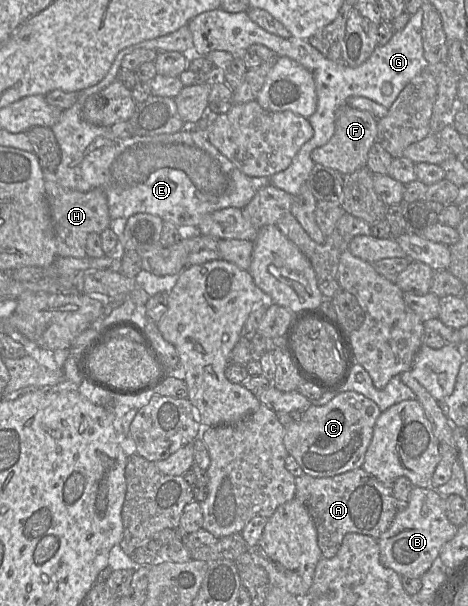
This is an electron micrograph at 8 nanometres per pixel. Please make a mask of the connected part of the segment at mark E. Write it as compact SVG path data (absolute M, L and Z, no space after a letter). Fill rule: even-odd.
M184 25L168 35L133 44L117 54L107 75L100 82L76 92L77 101L75 104L64 110L60 119L50 127L61 151L61 162L54 172L61 186L79 192L88 192L96 188L103 190L107 196L111 220L128 219L138 213L147 213L173 223L185 233L187 229L197 229L202 217L208 213L225 208L242 210L261 188L270 185L269 177L250 177L243 174L209 142L207 135L199 134L191 128L184 128L180 132L172 134L132 136L122 139L115 136L110 127L96 126L83 119L82 111L87 99L109 86L116 79L122 68L122 60L126 55L142 48L194 55L193 47L193 37L188 25Z

